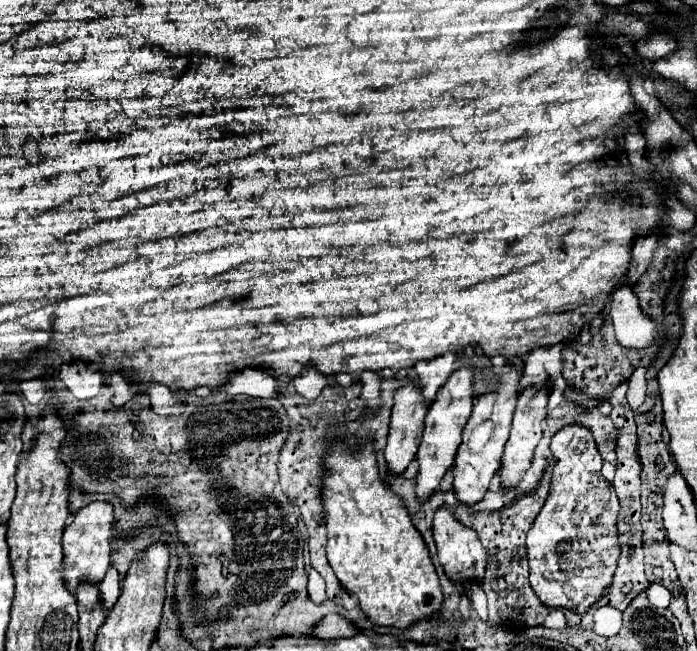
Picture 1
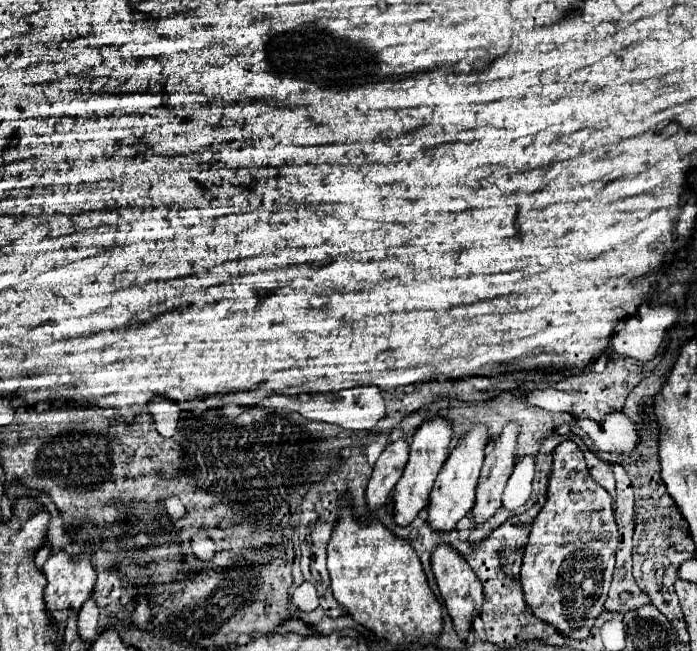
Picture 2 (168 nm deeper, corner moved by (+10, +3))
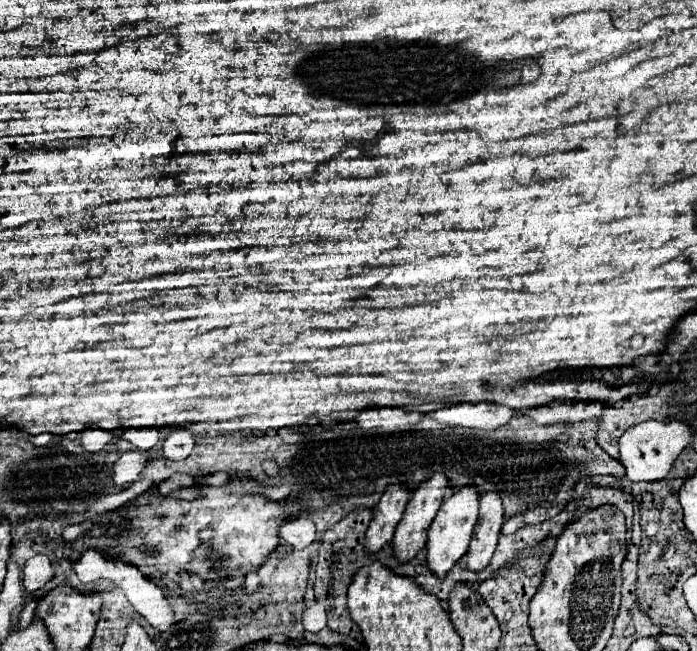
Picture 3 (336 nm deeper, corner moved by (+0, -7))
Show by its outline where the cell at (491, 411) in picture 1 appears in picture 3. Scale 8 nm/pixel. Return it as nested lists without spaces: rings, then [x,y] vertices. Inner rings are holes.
[[[462,487],[442,503],[436,519],[432,521],[432,525],[428,529],[428,541],[426,541],[426,563],[428,563],[428,569],[436,577],[440,577],[440,579],[446,577],[446,573],[452,569],[452,565],[456,561],[460,561],[460,557],[466,553],[466,547],[470,545],[470,535],[472,535],[474,523],[478,519],[478,501],[480,501],[480,495],[478,495],[476,487]]]

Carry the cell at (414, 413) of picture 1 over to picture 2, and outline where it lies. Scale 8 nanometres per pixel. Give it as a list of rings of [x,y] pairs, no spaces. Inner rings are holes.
[[[400,433],[394,435],[394,439],[386,445],[386,449],[382,451],[374,465],[366,491],[366,501],[370,509],[378,509],[384,503],[388,503],[390,491],[398,483],[406,461],[408,461],[408,441],[406,435]]]

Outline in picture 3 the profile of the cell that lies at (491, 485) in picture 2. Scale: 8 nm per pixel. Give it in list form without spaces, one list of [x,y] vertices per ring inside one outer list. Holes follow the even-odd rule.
[[[484,493],[480,497],[480,517],[474,527],[474,535],[468,549],[468,563],[470,571],[482,571],[496,549],[500,529],[504,523],[504,509],[502,499],[498,493]]]

